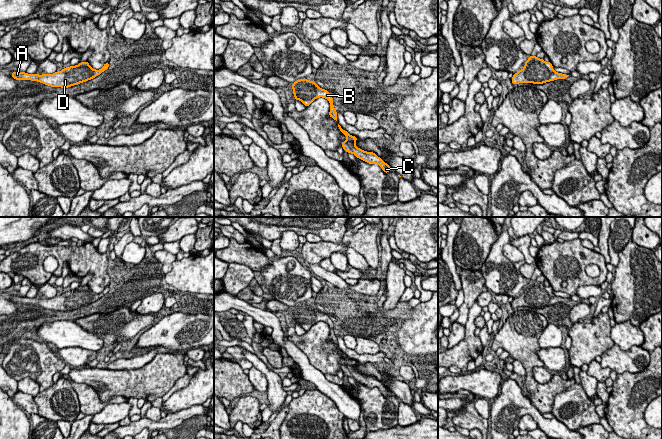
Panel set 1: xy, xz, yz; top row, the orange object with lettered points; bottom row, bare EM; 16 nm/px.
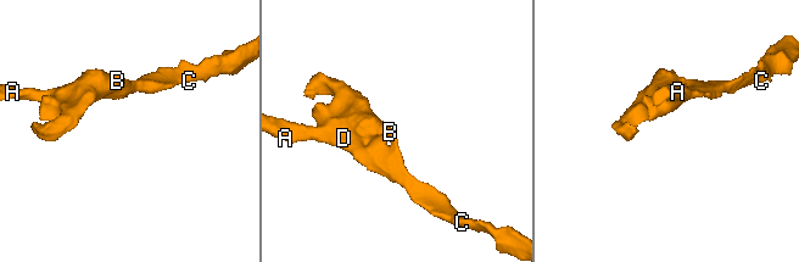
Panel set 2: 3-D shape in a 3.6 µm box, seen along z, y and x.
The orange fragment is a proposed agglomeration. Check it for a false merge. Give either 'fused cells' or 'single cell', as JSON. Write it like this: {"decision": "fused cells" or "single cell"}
{"decision": "single cell"}

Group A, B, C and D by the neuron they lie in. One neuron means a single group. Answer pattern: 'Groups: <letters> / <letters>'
Groups: A B C D

